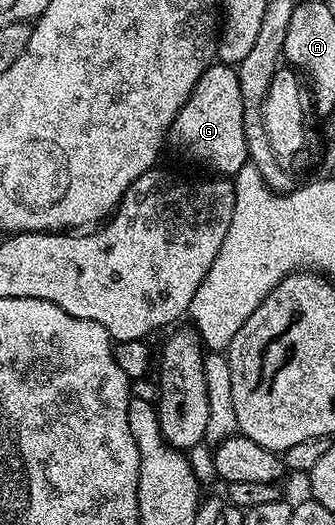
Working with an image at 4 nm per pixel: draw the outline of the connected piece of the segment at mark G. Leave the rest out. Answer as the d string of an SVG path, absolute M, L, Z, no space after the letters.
M216 63L202 73L171 125L169 139L221 175L234 176L248 164L244 105L239 75L232 66Z

